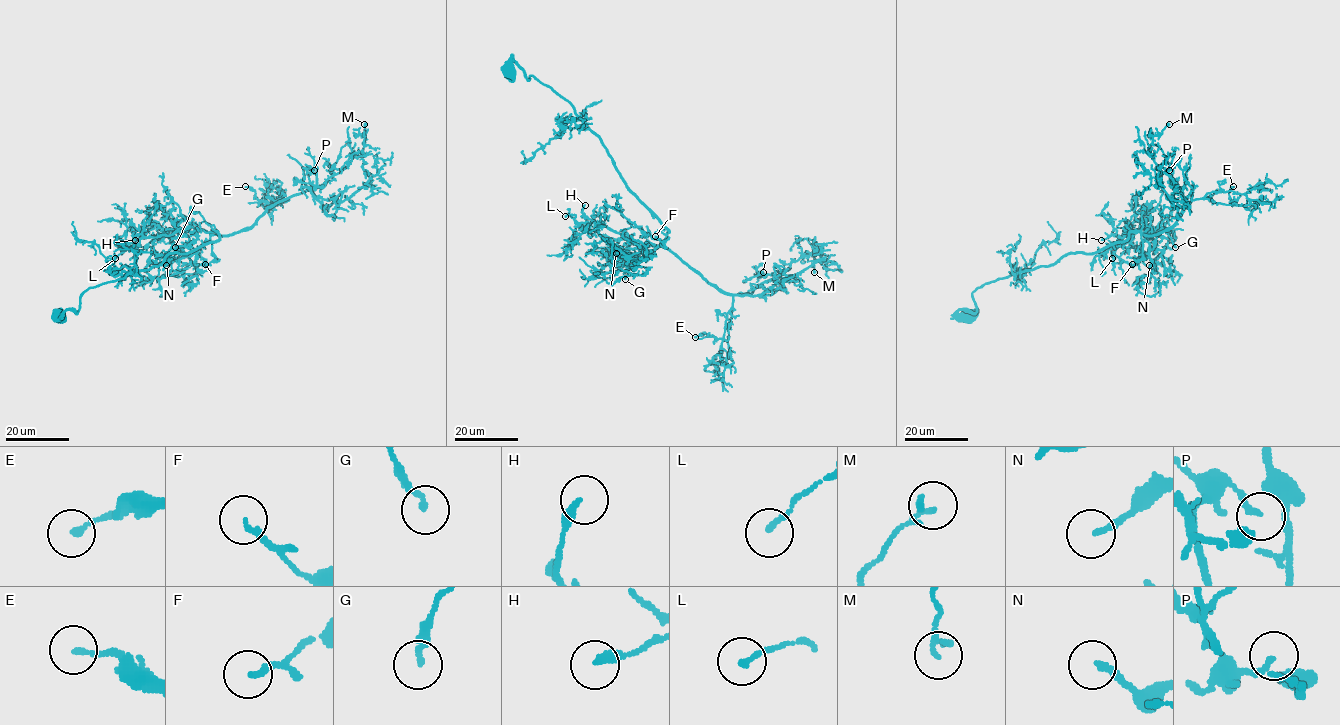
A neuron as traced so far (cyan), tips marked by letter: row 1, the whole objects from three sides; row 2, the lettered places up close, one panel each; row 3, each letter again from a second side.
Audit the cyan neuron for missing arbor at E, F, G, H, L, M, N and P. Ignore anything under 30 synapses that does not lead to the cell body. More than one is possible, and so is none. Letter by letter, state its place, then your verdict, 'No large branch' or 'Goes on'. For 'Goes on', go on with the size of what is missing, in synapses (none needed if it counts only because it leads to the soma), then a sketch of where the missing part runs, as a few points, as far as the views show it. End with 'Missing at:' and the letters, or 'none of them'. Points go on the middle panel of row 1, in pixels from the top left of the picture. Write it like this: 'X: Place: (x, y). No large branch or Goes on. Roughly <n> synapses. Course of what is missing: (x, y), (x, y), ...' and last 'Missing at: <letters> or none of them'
E: Place: (695, 337). No large branch
F: Place: (655, 236). No large branch
G: Place: (625, 279). No large branch
H: Place: (585, 205). No large branch
L: Place: (565, 216). No large branch
M: Place: (814, 272). No large branch
N: Place: (616, 253). No large branch
P: Place: (763, 272). No large branch
Missing at: none of them

